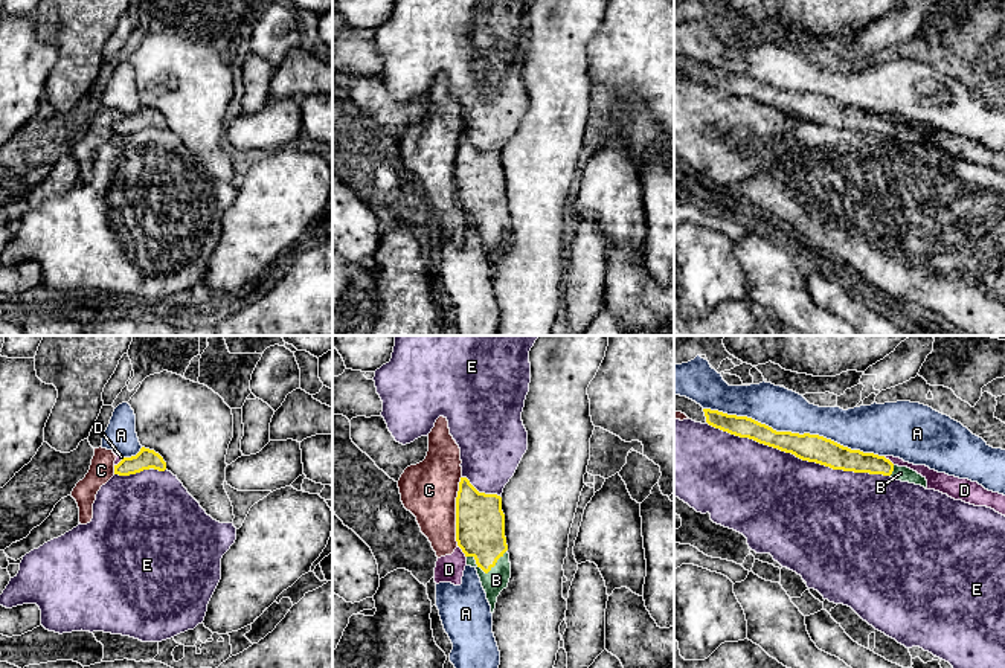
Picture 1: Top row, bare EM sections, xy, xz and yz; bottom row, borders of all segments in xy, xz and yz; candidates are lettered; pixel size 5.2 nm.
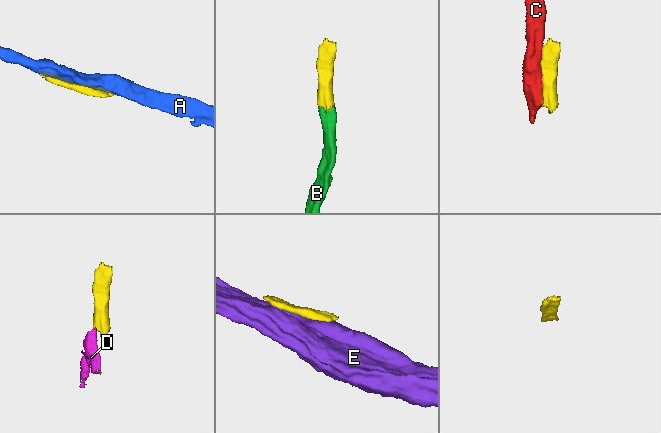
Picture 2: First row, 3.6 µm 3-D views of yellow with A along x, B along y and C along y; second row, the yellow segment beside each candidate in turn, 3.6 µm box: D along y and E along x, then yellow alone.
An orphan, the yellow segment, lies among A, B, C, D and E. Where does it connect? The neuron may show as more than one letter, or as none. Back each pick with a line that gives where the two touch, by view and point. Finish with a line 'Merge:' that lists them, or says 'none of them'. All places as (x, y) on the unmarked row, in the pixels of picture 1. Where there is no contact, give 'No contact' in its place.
B: Touches yellow at xz (487, 231)
Merge: B

